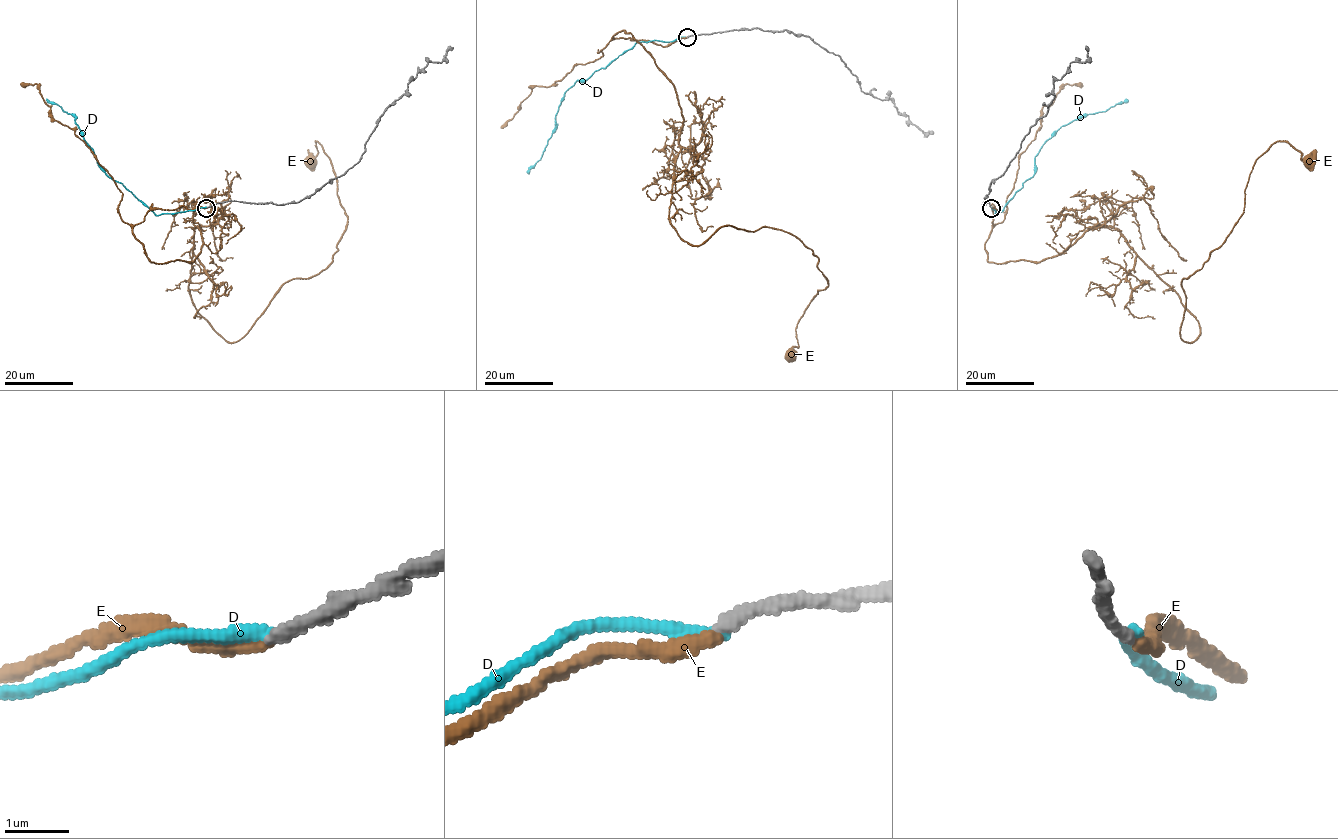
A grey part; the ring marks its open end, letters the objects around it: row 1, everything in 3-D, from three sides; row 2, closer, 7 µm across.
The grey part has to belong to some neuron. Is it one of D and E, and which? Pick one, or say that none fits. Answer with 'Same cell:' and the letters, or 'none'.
Same cell: E

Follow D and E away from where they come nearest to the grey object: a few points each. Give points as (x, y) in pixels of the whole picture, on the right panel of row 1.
D: (991, 207), (997, 215), (1033, 175), (1035, 156), (1061, 126), (1128, 100)
E: (991, 208), (989, 262), (1117, 229), (1192, 342), (1181, 281), (1254, 162), (1308, 160)

